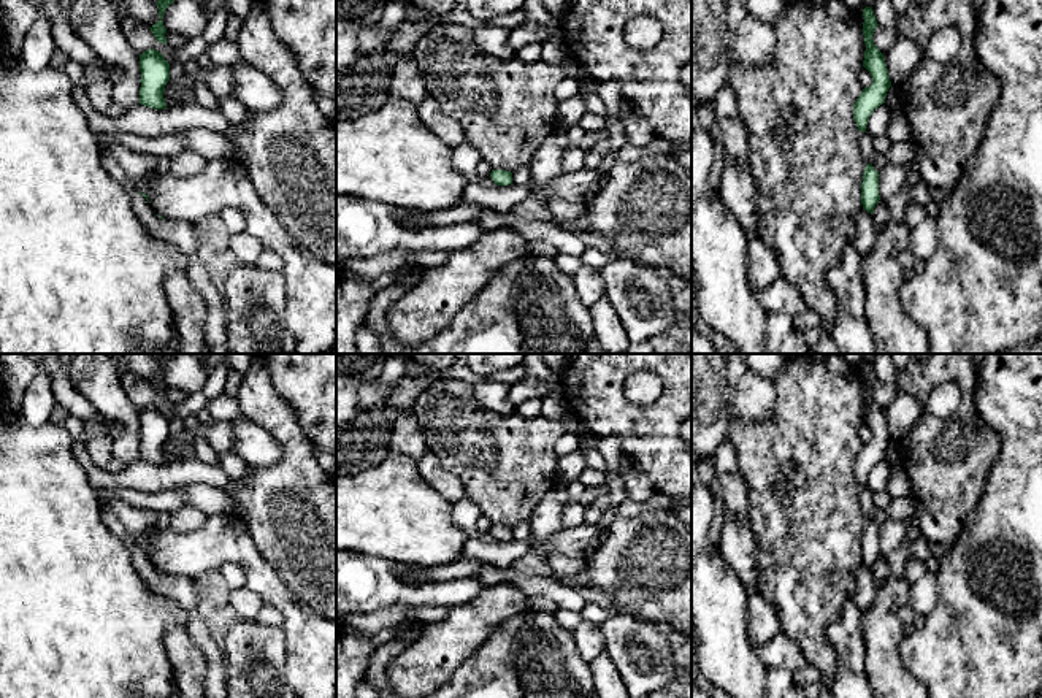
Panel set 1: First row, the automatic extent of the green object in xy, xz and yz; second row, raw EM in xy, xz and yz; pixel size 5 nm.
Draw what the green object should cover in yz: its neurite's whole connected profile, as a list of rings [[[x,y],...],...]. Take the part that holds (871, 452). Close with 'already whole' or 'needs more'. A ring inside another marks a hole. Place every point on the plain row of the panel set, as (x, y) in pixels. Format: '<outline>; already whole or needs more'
[[[871,362],[863,365],[863,373],[863,390],[866,400],[863,422],[871,428],[872,439],[863,444],[853,460],[853,474],[860,487],[866,487],[869,471],[885,458],[887,447],[891,443],[883,409],[872,395],[874,385],[879,379]]]; already whole

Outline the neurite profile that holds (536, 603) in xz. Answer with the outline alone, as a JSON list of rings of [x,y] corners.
[[[527,596],[528,606],[531,611],[541,611],[555,614],[558,611],[557,603],[546,596]]]

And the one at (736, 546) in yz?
[[[725,514],[718,549],[730,570],[749,592],[757,590],[760,571],[755,538],[747,519],[737,520],[731,514]]]

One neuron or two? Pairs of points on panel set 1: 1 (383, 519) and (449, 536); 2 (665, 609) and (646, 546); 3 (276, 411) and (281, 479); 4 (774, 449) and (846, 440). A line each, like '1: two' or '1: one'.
1: one
2: one
3: one
4: one

